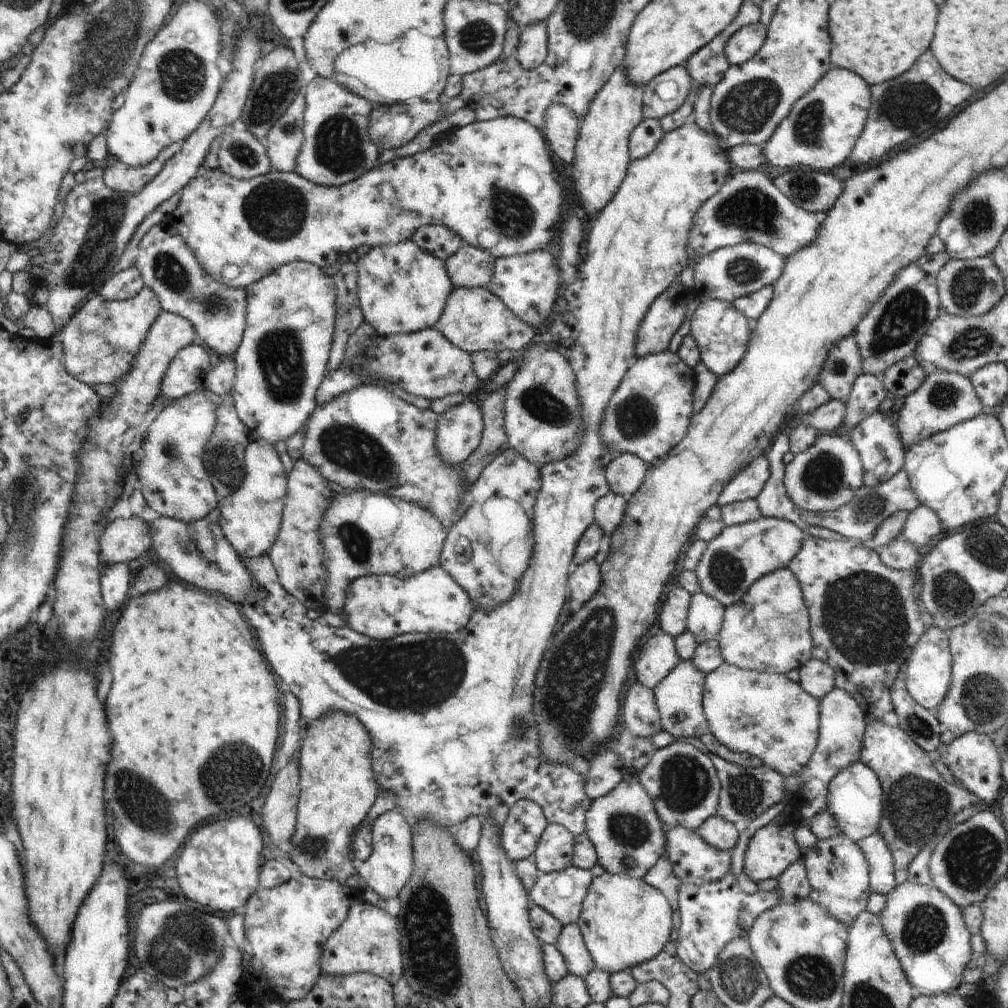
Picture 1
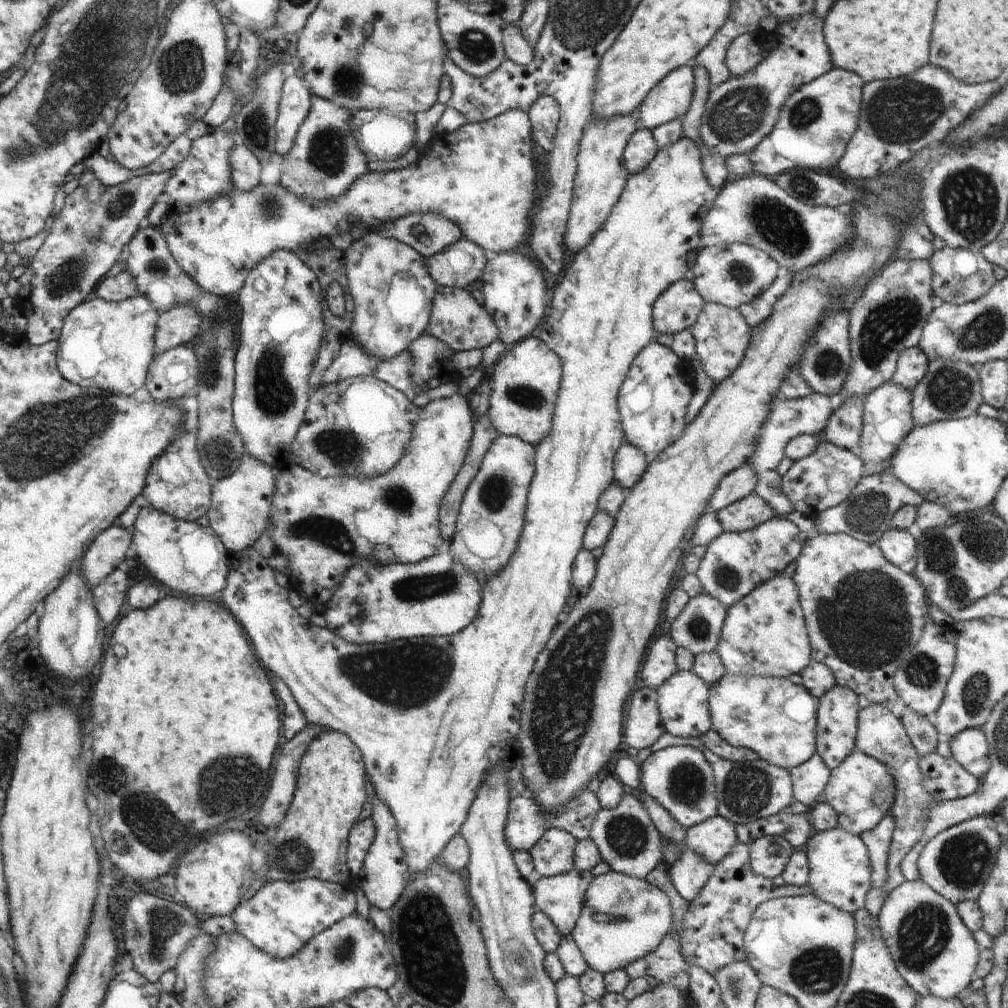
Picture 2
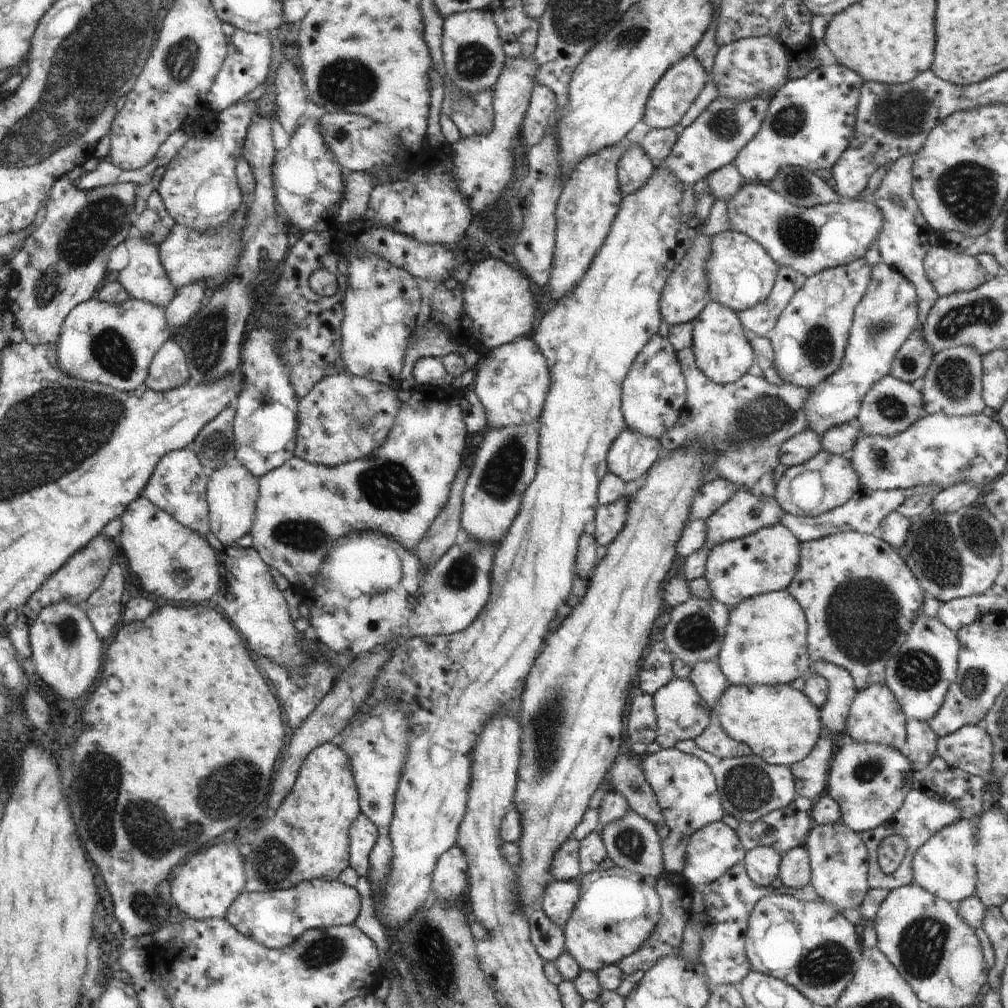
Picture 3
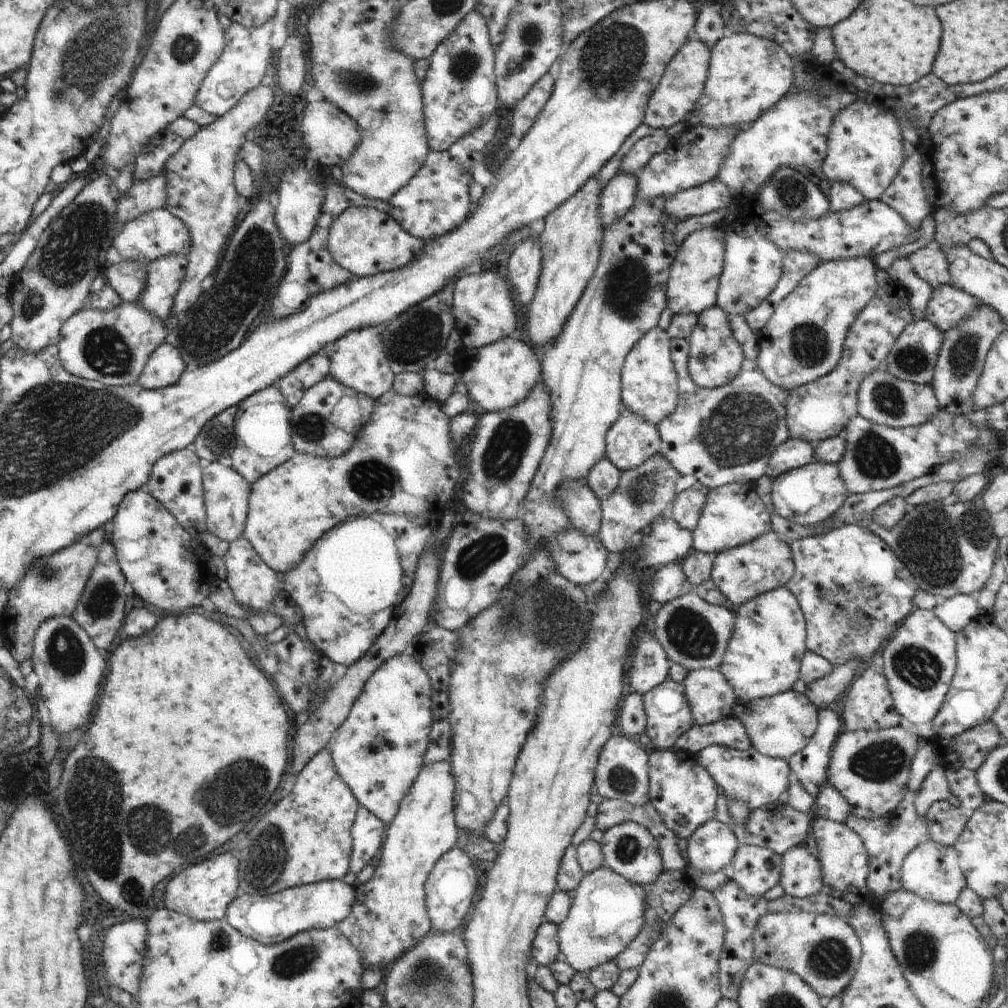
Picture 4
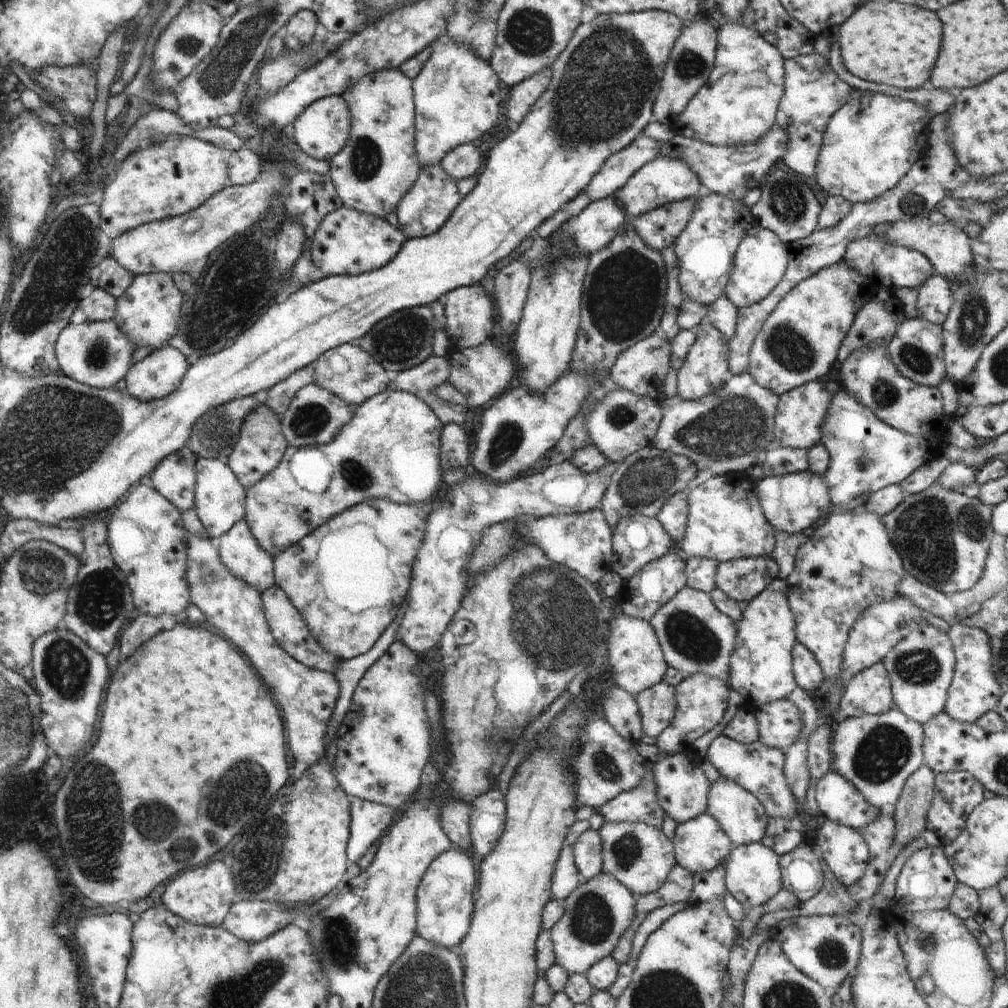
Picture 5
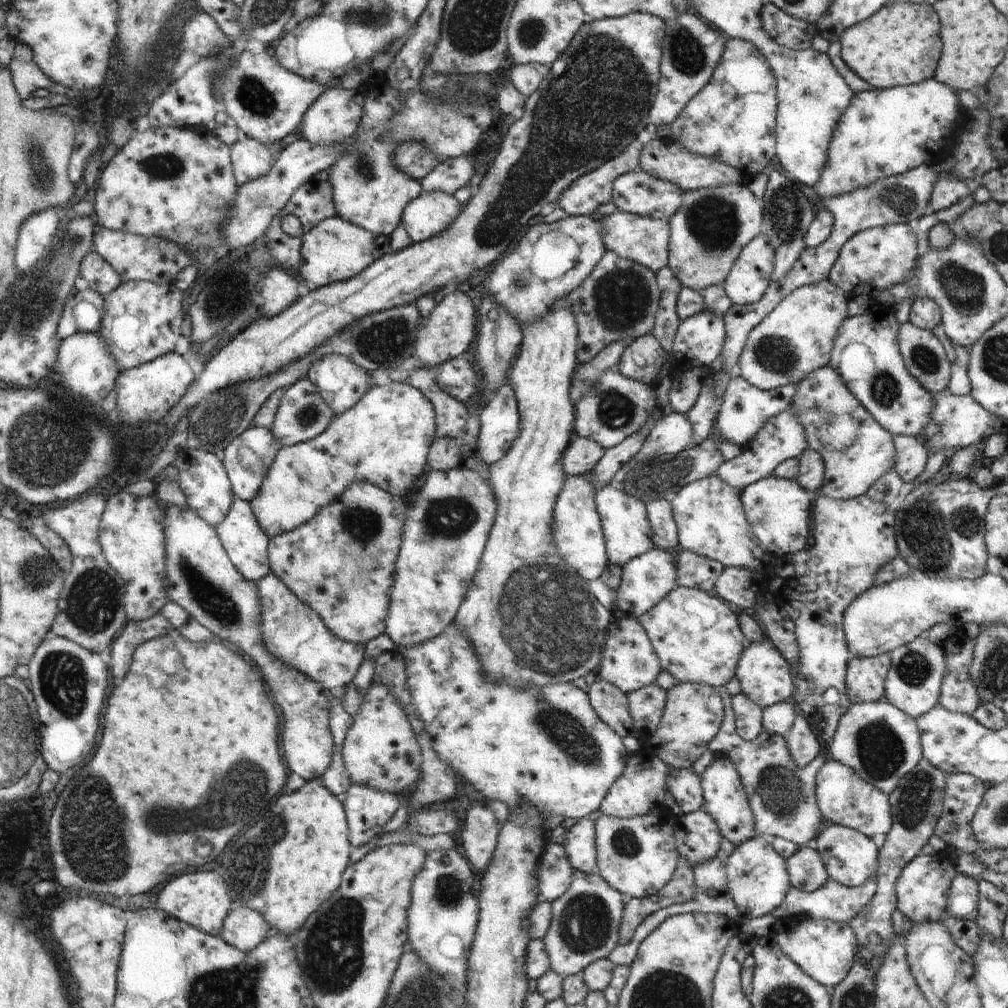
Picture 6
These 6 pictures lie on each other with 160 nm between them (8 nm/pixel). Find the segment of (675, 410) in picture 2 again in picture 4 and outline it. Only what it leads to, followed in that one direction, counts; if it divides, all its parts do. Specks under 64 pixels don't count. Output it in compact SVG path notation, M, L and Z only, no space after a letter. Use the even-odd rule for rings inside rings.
M655 327L634 344L622 366L621 400L624 409L654 425L670 416L678 401L678 376L671 358L670 340L662 328Z

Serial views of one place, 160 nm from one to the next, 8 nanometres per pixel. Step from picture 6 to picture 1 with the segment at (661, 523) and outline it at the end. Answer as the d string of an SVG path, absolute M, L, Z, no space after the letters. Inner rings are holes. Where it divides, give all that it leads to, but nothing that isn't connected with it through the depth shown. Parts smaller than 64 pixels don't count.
M765 454L754 457L734 478L722 489L717 505L735 503L755 499L770 478L768 459Z

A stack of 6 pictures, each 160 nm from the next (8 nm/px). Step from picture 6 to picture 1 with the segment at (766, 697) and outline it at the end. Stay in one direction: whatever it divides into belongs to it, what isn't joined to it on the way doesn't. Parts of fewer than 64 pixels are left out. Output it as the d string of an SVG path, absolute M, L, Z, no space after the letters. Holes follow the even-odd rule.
M788 567L775 570L755 580L746 594L734 604L726 607L722 628L715 638L726 663L746 670L786 674L790 670L799 670L807 660L813 658L813 638L810 634L811 622L808 609L796 576ZM770 600L770 608L768 608ZM770 610L780 614L780 618L770 618ZM756 616L768 616L764 620L766 630L760 628ZM786 616L796 616L798 624L792 626ZM780 626L792 626L792 632L782 632Z

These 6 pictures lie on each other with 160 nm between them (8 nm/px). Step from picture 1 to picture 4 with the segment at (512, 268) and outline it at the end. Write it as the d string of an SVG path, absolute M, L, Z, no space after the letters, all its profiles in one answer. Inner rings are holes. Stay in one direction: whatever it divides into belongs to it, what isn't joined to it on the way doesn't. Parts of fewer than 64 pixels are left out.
M480 270L461 276L453 285L453 312L455 329L460 334L465 349L489 346L505 337L511 337L518 326L516 304L504 278L490 270Z

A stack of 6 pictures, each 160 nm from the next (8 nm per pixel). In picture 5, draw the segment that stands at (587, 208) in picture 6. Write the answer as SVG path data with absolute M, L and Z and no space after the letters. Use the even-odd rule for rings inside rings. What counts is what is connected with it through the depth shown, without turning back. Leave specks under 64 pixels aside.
M636 137L632 144L606 159L584 191L591 201L614 196L639 168L660 156L663 144L650 137Z

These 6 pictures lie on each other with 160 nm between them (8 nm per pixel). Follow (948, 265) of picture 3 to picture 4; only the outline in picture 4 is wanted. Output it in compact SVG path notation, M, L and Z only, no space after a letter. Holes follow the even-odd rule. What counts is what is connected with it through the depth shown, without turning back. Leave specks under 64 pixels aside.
M927 246L907 257L916 276L924 280L933 290L944 284L951 285L952 278L948 274L948 260L938 247Z

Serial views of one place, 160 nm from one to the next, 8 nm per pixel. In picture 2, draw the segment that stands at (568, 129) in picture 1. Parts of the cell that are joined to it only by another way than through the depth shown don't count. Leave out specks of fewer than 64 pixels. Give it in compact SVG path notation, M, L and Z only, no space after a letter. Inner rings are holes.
M541 96L531 104L527 115L534 144L539 144L546 152L551 153L554 150L553 140L561 117L558 101L554 100L554 97Z

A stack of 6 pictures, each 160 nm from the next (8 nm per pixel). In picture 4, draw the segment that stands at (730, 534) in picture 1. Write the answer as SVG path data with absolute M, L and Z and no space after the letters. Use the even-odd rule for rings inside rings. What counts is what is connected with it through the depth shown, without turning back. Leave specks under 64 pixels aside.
M766 532L748 544L740 544L736 548L710 554L714 558L710 574L711 581L718 586L730 604L735 608L741 607L756 596L771 592L776 588L786 587L794 575L792 552L792 547L784 540L780 540L776 532Z

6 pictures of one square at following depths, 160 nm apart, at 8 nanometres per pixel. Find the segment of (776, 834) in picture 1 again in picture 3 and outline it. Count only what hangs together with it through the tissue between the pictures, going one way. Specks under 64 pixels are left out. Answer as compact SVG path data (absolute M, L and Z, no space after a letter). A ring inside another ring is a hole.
M757 846L746 851L742 864L755 885L769 887L779 877L781 854L771 846Z

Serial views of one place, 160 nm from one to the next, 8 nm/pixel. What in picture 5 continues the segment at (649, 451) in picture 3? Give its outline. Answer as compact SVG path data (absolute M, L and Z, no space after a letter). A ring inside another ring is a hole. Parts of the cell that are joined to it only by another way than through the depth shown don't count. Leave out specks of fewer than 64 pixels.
M613 386L608 394L588 411L585 425L593 444L610 463L620 464L627 456L648 447L662 420L661 404L649 396Z

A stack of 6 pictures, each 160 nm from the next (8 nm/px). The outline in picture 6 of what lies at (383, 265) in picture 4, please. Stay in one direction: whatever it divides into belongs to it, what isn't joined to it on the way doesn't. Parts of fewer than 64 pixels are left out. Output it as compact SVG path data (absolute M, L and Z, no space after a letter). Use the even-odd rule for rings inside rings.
M340 215L316 223L307 233L301 236L301 268L298 270L302 278L314 282L317 287L326 286L341 280L355 277L359 272L368 268L376 259L392 252L390 237L374 236L365 228L344 220Z

